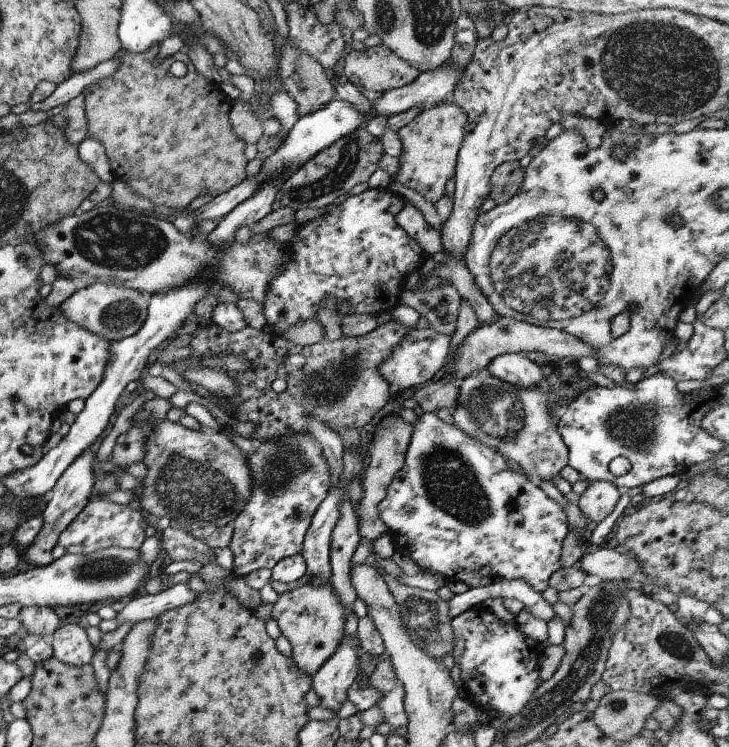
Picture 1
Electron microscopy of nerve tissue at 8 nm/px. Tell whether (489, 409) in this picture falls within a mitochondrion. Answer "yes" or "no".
yes

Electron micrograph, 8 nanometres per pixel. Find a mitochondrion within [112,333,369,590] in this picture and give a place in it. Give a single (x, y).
(182, 486)

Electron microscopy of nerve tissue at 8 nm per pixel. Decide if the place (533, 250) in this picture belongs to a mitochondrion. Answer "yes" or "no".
yes

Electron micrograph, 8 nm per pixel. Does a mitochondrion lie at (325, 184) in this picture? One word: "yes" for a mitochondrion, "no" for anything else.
yes

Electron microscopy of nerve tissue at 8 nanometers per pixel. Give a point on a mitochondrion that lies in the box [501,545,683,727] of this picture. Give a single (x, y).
(618, 707)

